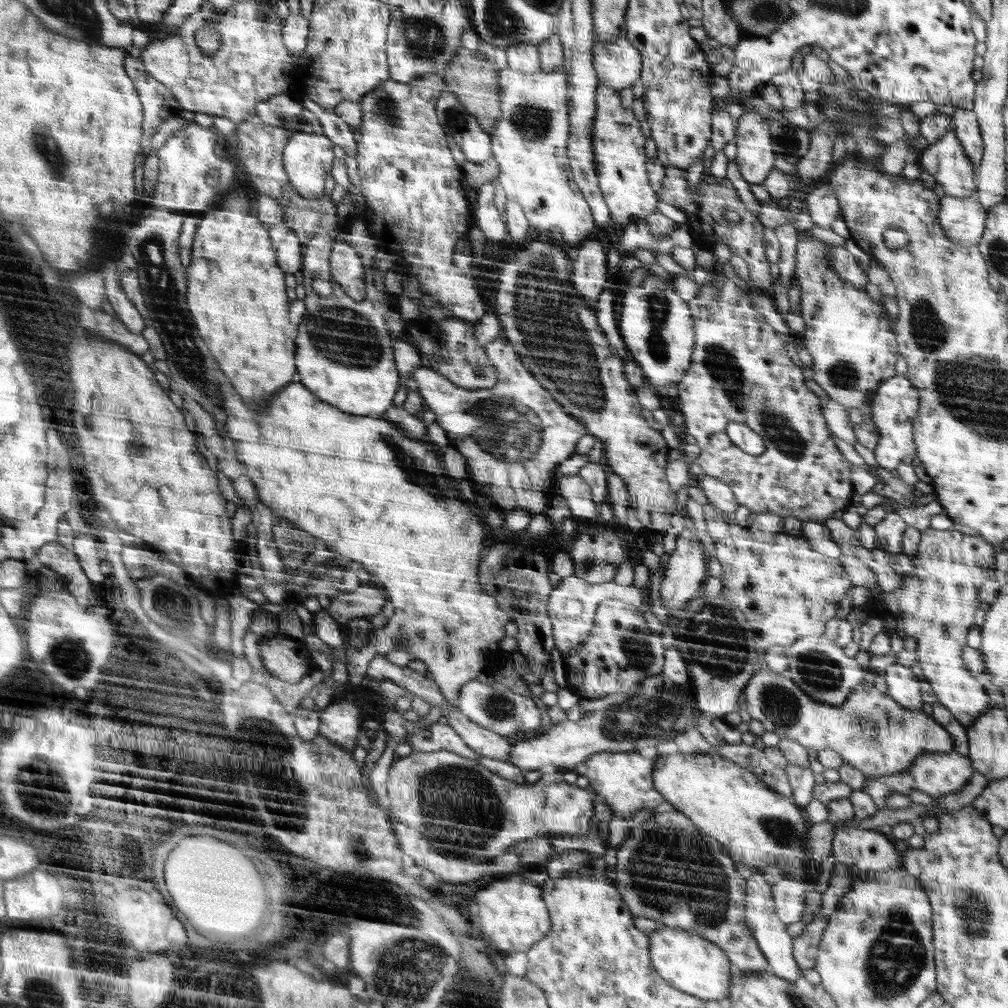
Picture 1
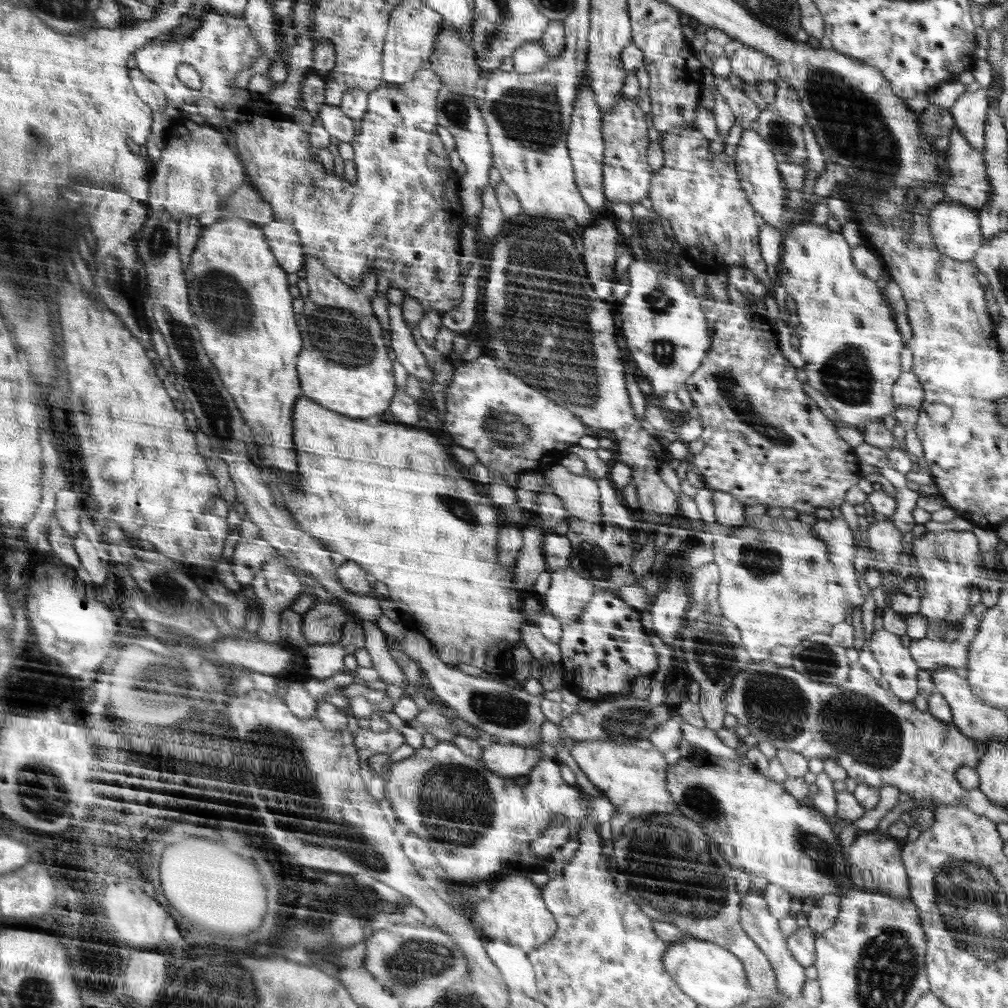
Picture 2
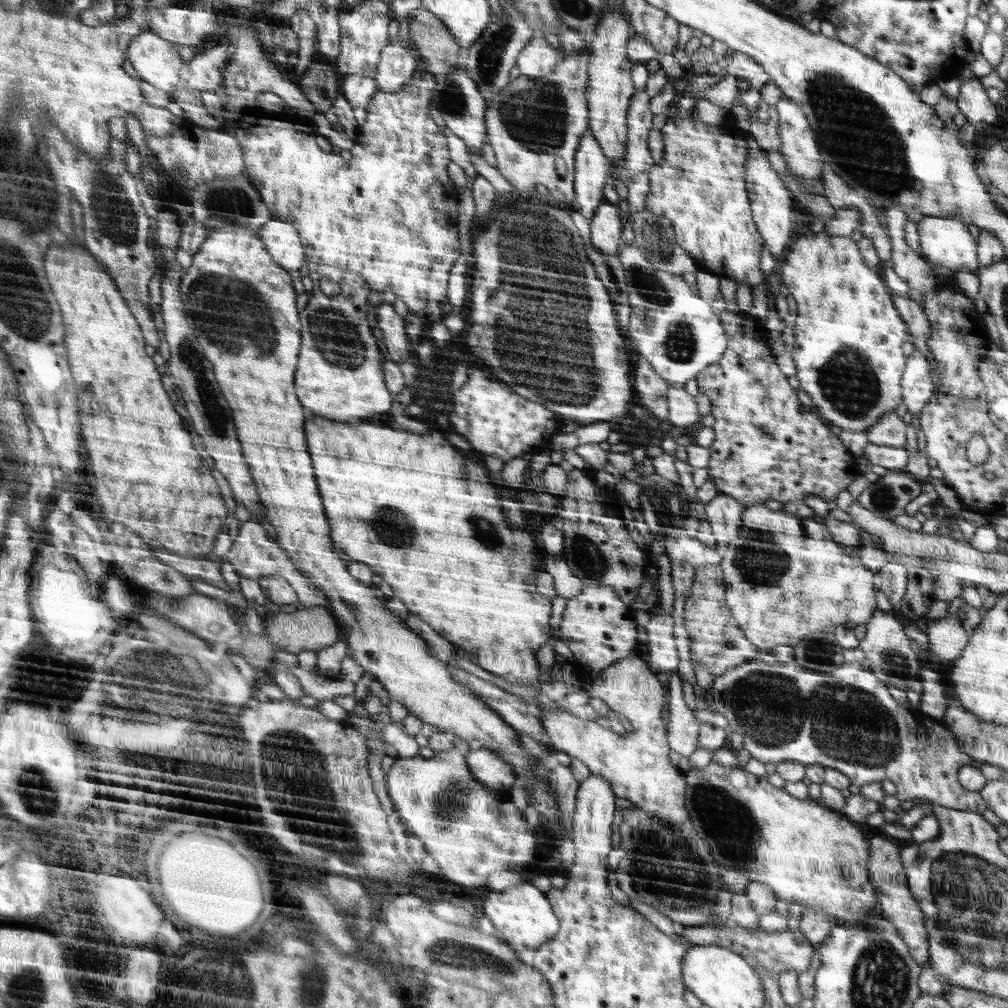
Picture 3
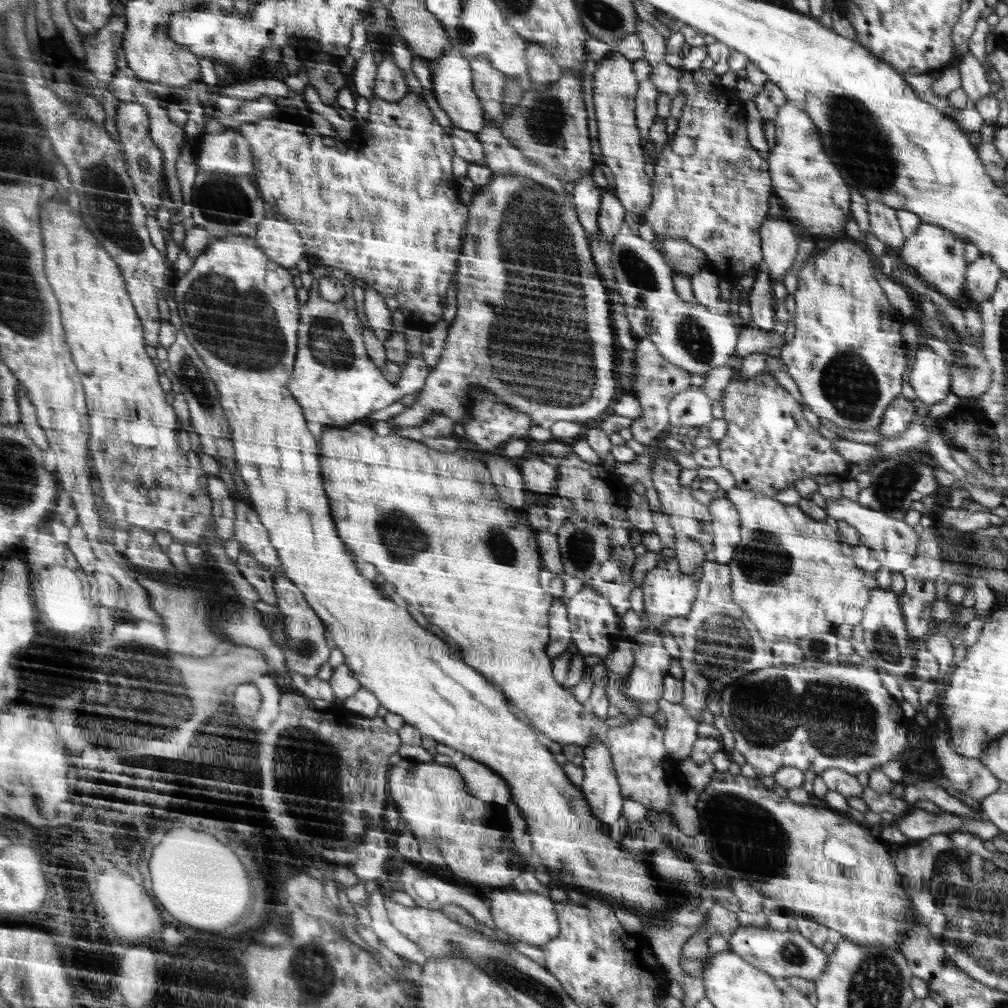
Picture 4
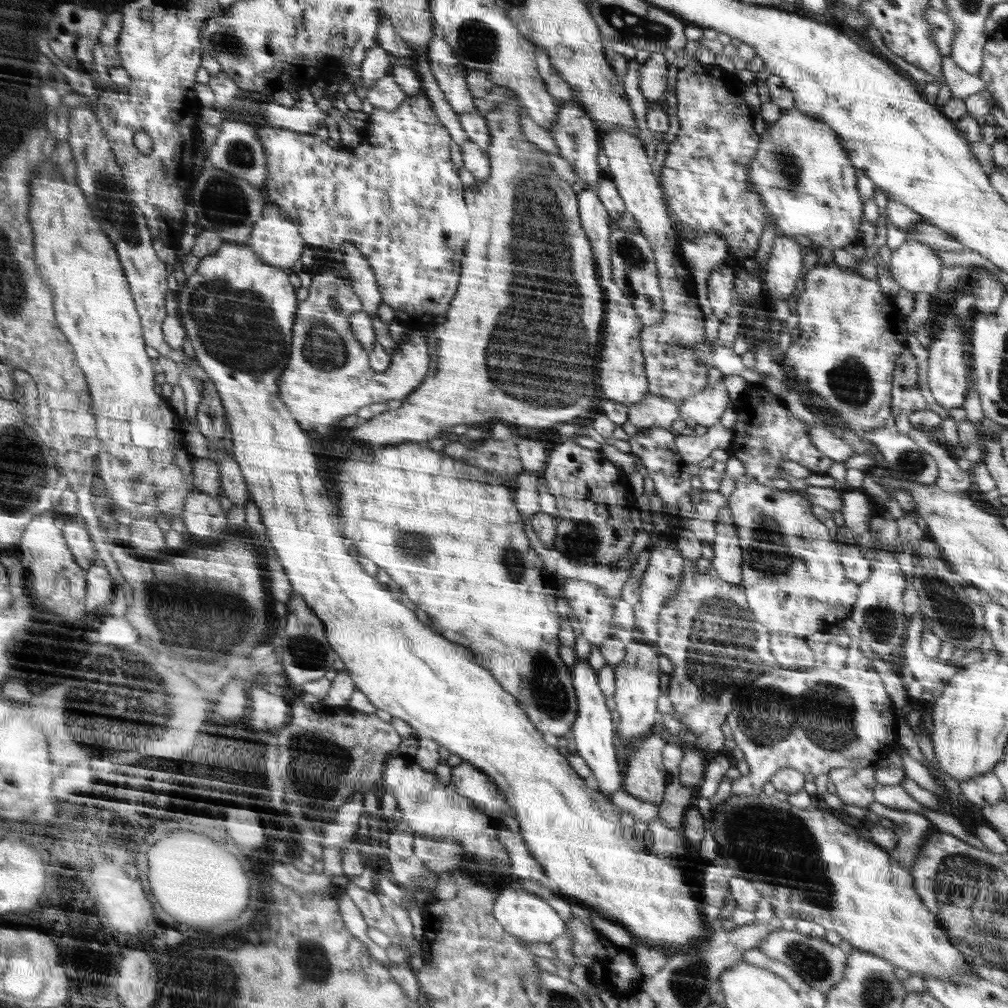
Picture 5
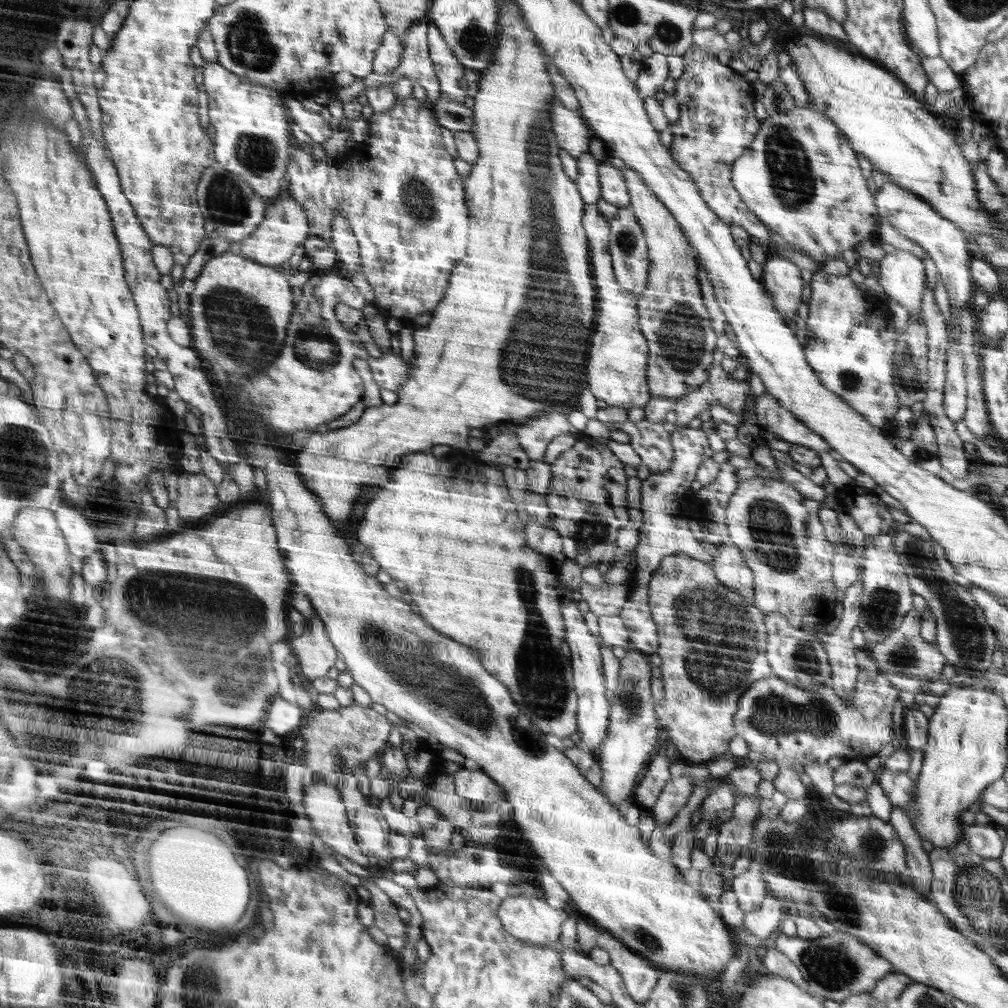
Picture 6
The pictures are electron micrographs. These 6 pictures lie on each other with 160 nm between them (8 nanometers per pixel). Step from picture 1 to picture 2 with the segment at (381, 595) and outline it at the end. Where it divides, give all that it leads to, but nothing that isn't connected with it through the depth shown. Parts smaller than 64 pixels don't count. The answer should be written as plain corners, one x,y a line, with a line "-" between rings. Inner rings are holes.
316,603
302,614
302,618
302,634
309,637
310,646
338,642
342,638
340,628
348,620
347,614
332,603

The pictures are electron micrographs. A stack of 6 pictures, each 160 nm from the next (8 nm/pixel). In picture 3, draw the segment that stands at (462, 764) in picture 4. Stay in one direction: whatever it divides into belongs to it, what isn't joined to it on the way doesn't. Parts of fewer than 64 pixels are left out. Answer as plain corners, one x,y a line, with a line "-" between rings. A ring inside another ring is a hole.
473,747
467,760
468,770
471,770
480,782
492,788
512,786
517,775
506,759
493,750

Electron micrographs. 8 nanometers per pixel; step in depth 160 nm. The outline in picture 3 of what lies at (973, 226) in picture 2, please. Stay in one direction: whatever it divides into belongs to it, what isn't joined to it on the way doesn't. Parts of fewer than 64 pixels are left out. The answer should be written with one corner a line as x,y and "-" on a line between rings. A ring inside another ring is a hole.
955,214
925,215
918,226
918,244
924,260
934,266
954,272
977,272
979,256
976,256
976,242
968,232
968,226

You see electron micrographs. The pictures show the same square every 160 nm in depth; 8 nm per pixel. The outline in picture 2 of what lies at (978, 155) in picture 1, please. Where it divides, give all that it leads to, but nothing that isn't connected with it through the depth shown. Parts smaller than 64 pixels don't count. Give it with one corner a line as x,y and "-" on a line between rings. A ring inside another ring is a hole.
984,87
975,92
965,91
949,108
959,132
978,151
984,148
987,108
987,89

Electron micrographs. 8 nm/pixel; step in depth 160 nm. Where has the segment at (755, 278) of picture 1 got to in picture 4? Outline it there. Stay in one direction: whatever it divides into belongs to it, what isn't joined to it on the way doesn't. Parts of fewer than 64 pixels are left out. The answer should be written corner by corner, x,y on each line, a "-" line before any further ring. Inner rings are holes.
681,69
679,87
686,90
682,116
678,119
673,138
661,148
655,161
652,178
652,204
642,219
656,235
672,239
684,239
704,252
708,262
705,269
715,271
717,276
730,285
748,272
763,265
762,228
770,198
770,177
768,164
748,144
746,136
746,112
736,89
725,89
720,83
713,90
700,92
695,87
692,71

